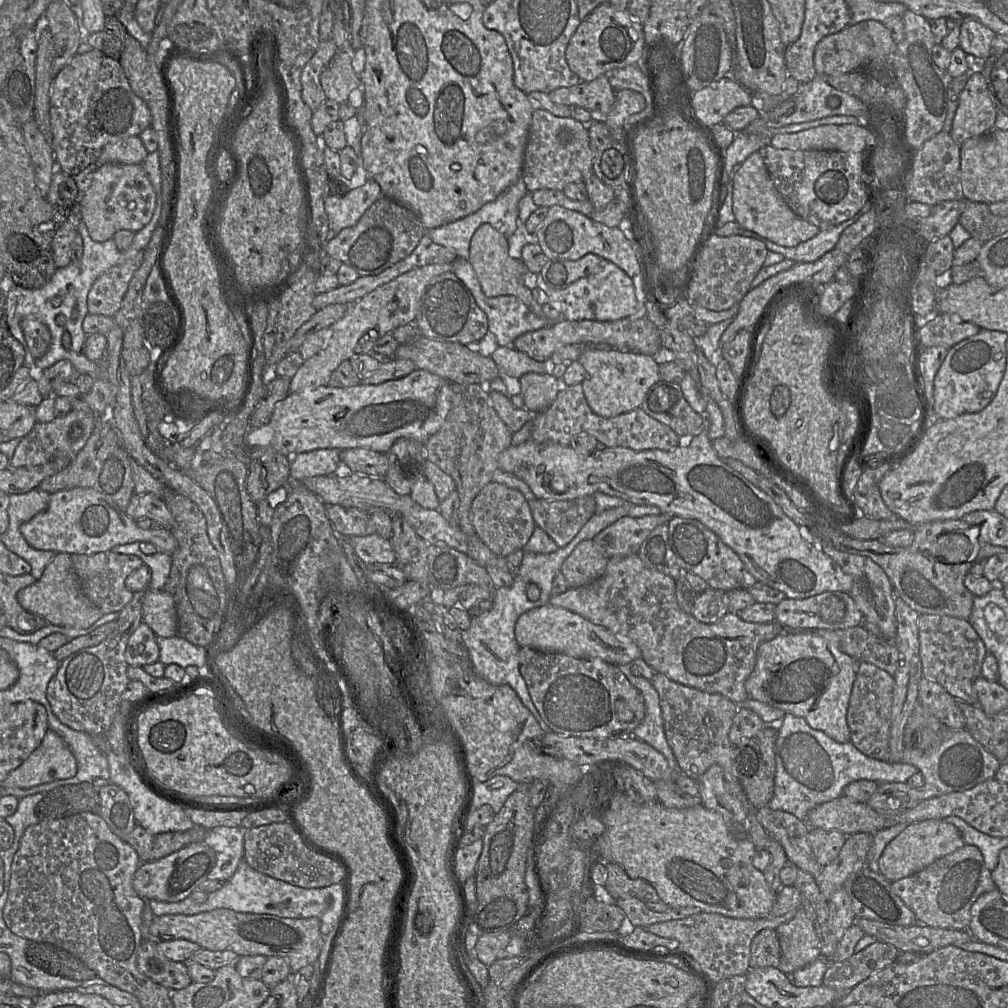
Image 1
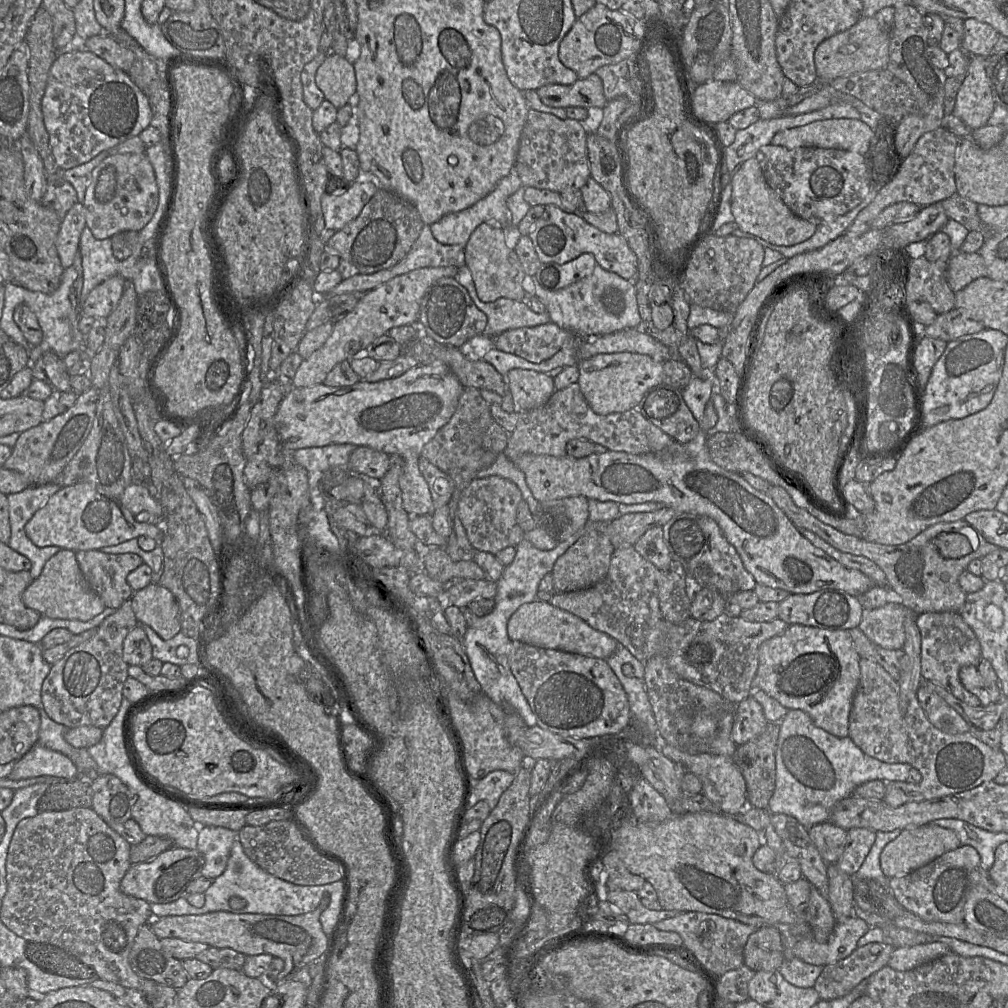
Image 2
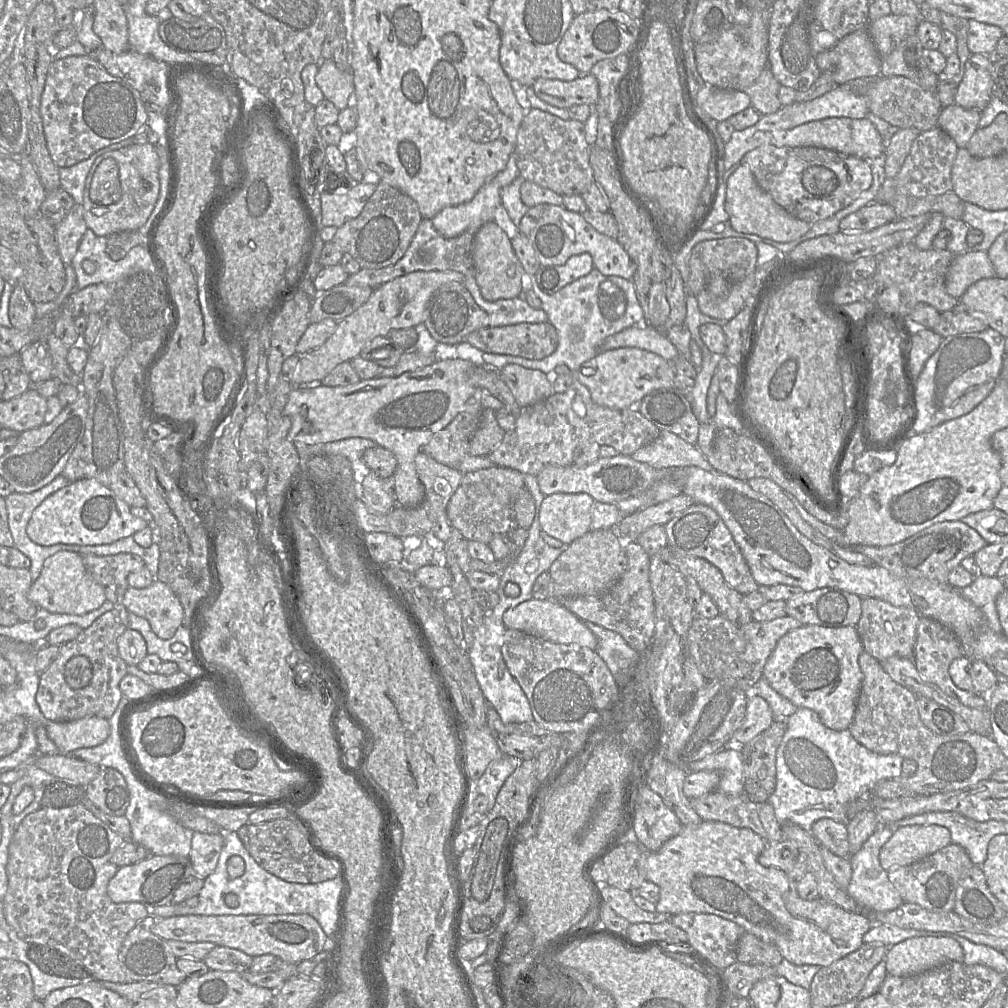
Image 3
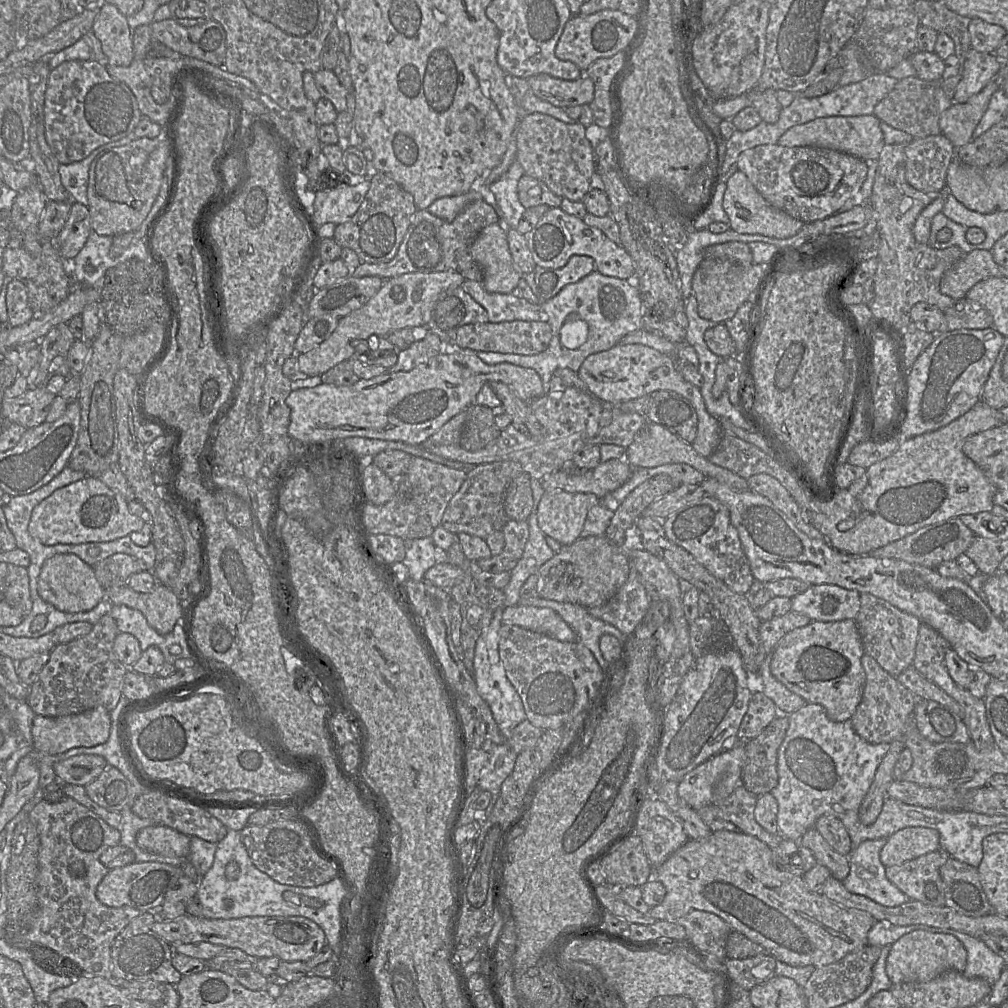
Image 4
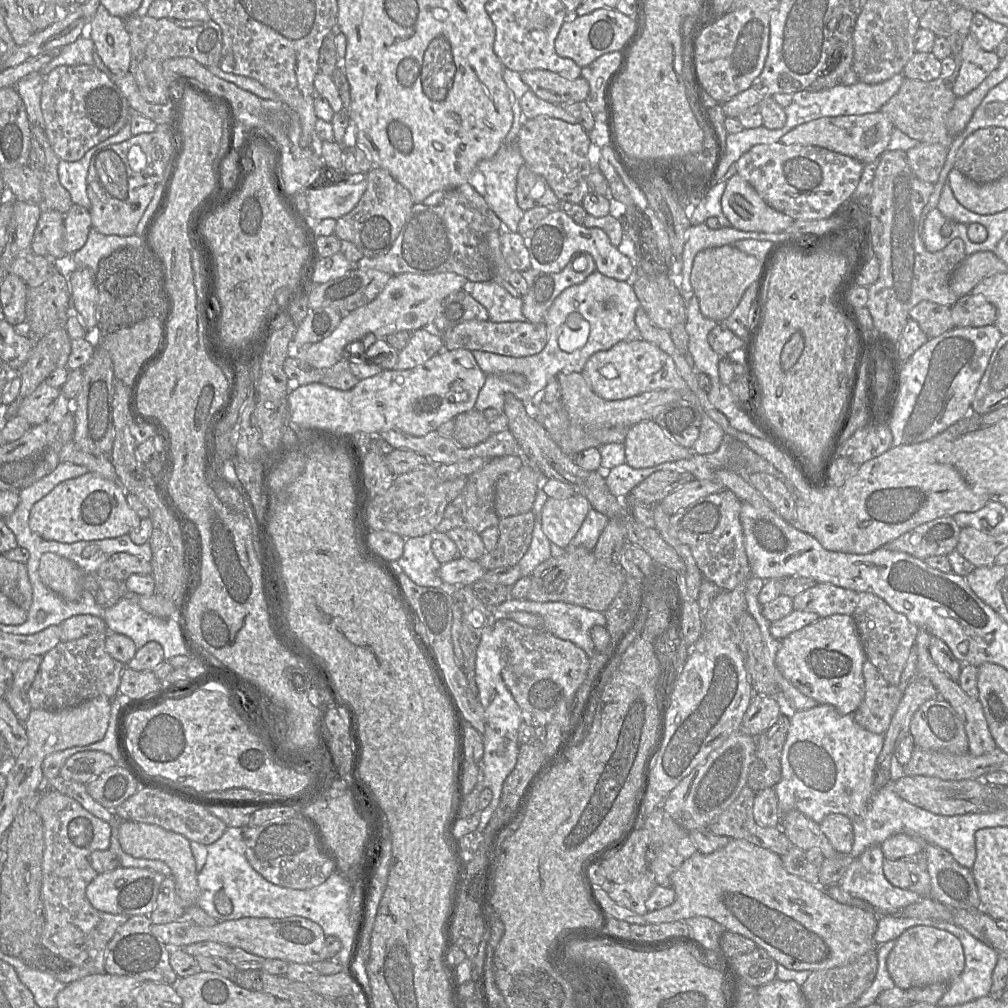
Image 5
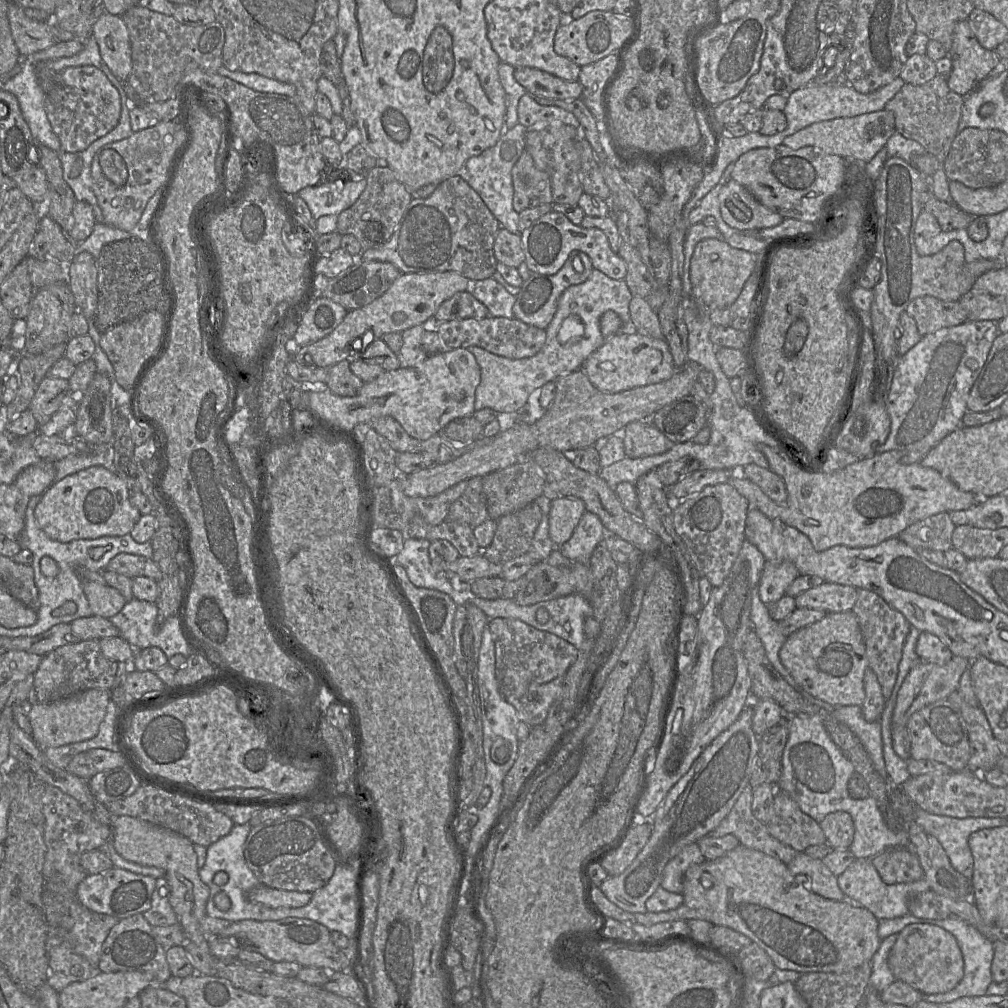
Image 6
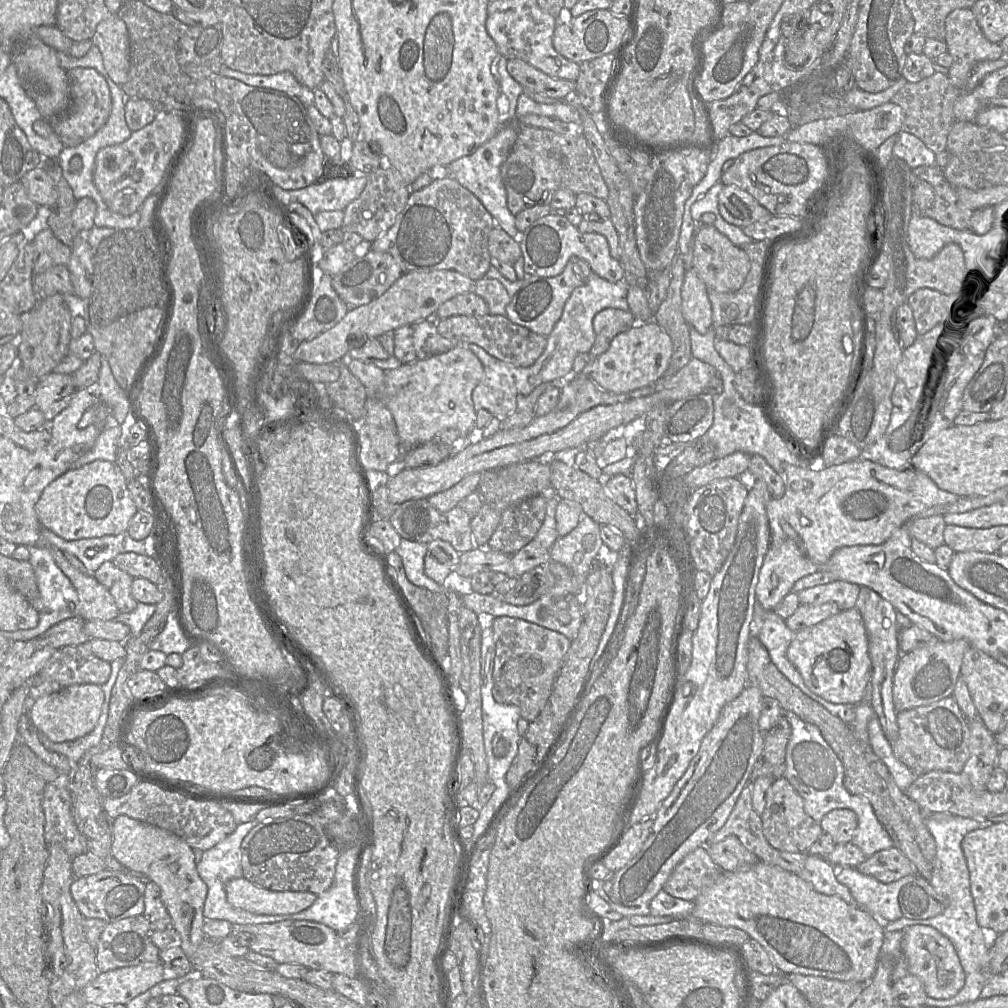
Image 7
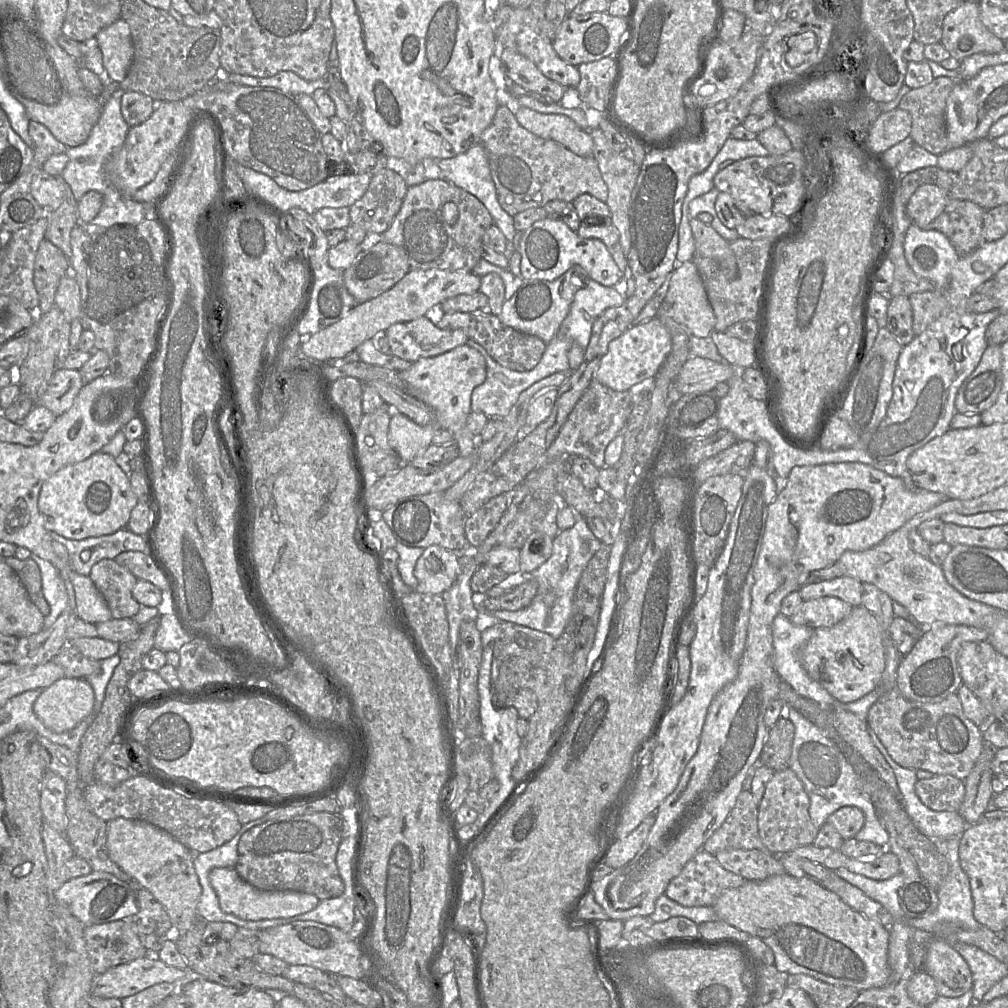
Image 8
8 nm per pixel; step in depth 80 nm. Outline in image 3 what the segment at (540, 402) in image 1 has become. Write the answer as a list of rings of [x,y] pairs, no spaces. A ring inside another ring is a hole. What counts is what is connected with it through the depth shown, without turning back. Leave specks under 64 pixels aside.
[[[507,364],[498,373],[521,407],[535,404],[553,393],[554,370],[545,374],[538,369]]]

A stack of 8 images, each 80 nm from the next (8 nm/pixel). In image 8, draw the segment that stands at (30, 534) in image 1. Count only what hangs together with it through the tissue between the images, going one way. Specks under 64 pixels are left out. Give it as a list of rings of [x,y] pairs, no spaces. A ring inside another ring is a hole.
[[[98,451],[81,462],[61,468],[47,479],[39,492],[38,510],[47,531],[67,539],[83,540],[127,527],[137,503],[129,476],[116,464],[115,458]]]

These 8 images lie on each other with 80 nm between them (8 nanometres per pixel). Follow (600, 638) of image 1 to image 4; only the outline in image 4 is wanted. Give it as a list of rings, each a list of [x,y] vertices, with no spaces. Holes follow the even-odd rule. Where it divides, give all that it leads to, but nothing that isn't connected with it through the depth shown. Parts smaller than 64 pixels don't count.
[[[515,605],[502,613],[502,623],[545,634],[562,642],[577,642],[574,630],[557,614],[547,607]]]

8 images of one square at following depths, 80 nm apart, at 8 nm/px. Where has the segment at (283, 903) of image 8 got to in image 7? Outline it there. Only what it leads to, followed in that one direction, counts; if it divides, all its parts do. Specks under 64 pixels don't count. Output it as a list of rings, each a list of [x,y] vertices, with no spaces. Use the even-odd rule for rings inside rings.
[[[235,878],[225,886],[230,905],[258,915],[285,915],[309,908],[317,898],[311,892],[271,891],[254,885],[248,880]]]

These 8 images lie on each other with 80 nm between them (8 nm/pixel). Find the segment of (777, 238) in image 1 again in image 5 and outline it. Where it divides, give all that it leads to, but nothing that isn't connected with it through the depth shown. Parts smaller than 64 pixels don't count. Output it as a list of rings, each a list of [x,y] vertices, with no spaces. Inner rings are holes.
[[[738,174],[726,182],[721,207],[731,226],[744,232],[780,233],[794,222],[792,217],[770,207]]]

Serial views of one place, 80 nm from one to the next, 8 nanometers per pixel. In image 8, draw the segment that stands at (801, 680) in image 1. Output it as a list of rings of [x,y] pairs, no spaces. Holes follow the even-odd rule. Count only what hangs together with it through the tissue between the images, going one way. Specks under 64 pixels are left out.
[[[855,606],[834,626],[813,630],[810,639],[799,650],[799,658],[810,678],[838,702],[855,702],[880,684],[885,669],[884,632],[866,608]]]

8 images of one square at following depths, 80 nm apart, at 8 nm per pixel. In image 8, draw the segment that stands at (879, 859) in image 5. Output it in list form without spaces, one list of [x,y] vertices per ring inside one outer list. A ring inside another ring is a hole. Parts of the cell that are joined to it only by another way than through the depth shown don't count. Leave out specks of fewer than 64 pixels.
[[[839,868],[834,872],[843,880],[859,888],[866,896],[879,902],[894,919],[905,918],[899,904],[899,890],[904,882],[902,875],[897,874],[886,880],[873,880],[846,868]]]

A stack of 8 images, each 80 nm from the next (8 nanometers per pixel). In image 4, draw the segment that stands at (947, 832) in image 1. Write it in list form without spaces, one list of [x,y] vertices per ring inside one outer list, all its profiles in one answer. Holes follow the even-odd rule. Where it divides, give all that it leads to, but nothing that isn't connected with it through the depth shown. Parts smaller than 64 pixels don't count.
[[[906,827],[890,837],[880,851],[885,867],[900,865],[940,849],[939,832],[926,827]]]

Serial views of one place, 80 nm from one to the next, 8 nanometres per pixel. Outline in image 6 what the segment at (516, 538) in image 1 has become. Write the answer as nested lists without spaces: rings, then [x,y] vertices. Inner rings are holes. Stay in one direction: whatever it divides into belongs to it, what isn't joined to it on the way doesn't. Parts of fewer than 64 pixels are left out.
[[[472,477],[463,494],[450,506],[445,521],[468,524],[472,529],[489,517],[482,477]]]

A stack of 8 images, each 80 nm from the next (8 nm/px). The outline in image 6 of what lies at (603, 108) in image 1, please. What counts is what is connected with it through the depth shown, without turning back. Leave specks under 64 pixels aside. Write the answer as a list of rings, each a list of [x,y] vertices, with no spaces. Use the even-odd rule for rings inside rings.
[[[515,68],[514,77],[531,95],[570,100],[580,98],[583,91],[579,81],[567,81],[537,68]]]

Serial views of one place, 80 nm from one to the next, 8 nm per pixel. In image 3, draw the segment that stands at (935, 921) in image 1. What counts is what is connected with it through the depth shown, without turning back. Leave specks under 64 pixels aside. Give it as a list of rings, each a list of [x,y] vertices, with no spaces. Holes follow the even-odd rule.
[[[951,843],[918,862],[890,868],[887,877],[905,903],[918,904],[933,912],[950,912],[955,906],[956,890],[962,873],[973,865],[962,846]]]

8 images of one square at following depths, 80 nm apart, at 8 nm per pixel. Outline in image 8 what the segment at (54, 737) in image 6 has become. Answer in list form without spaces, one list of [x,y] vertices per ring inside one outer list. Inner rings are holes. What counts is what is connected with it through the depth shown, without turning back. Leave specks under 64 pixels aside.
[[[64,677],[43,689],[33,711],[47,728],[62,733],[87,718],[94,702],[93,688],[85,679]]]

